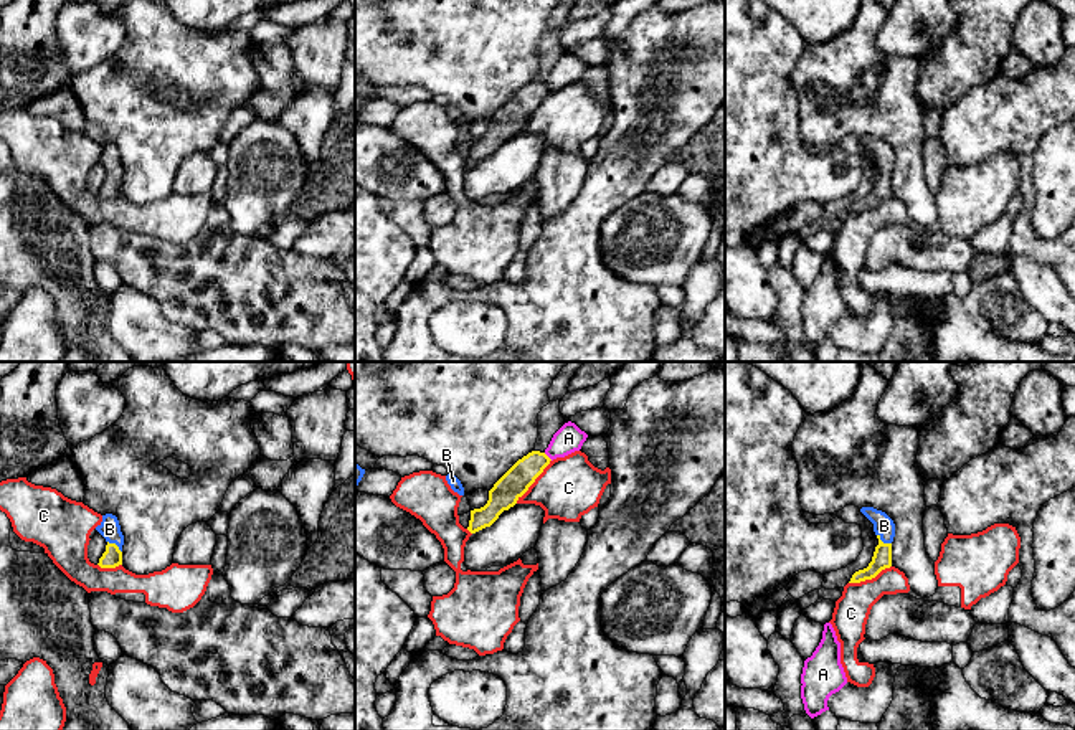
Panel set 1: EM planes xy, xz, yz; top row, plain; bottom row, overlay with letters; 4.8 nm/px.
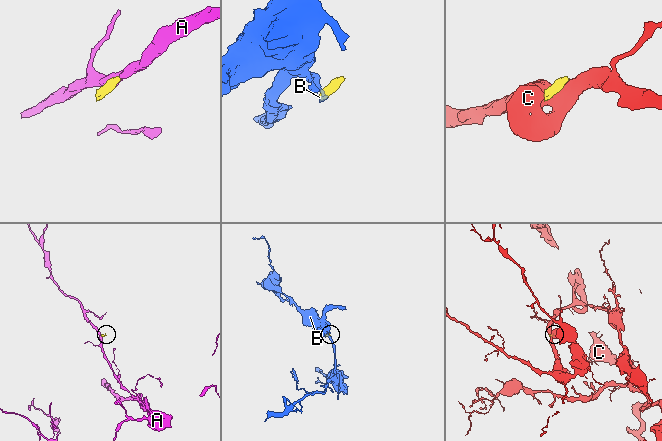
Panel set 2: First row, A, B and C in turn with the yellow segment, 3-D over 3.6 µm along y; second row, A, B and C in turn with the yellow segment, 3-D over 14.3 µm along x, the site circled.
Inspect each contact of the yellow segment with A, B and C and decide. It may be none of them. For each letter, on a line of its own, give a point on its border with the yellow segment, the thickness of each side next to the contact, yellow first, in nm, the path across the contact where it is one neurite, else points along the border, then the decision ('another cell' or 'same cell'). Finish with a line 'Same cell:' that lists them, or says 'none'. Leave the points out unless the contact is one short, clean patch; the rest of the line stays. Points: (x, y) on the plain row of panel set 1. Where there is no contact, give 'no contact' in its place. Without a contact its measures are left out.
A: meets yellow in xz at (547, 86); 140 nm thick on the yellow side, 140 nm on the other; border along xz (544, 83), (552, 90); another cell
B: meets yellow in yz at (882, 172); 100 nm thick on the yellow side, 100 nm on the other; runs through yz (882, 187), (882, 172), (884, 156); same cell
C: meets yellow in xz at (534, 111); 140 nm thick on the yellow side, 300 nm on the other; another cell
Same cell: B

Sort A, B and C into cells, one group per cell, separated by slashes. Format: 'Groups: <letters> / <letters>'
Groups: A / B / C

